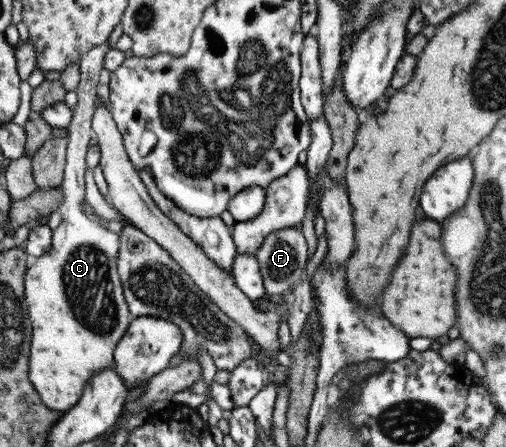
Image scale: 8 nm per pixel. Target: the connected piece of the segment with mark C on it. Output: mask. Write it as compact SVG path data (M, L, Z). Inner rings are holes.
M106 41L106 43L86 52L79 61L81 80L76 88L77 104L73 110L71 122L67 127L69 130L67 156L63 183L59 185L63 193L63 200L58 209L62 214L62 221L53 230L50 249L38 257L36 266L27 268L24 276L27 315L32 321L32 333L34 333L34 337L31 339L28 378L44 405L62 413L69 411L78 403L86 385L95 373L112 365L116 344L126 333L132 320L117 272L117 255L120 247L119 234L100 226L97 222L92 222L82 211L82 205L85 201L85 168L87 167L85 157L90 146L90 139L94 137L91 123L95 112L97 85L101 71L104 69L105 55L111 49L109 42Z

